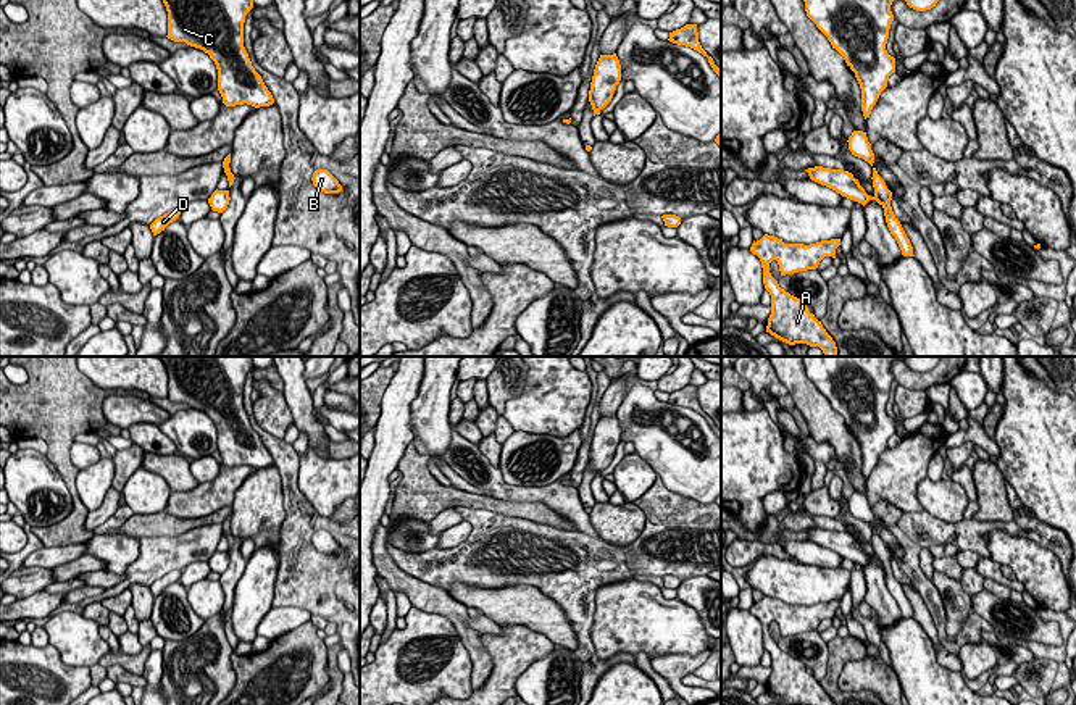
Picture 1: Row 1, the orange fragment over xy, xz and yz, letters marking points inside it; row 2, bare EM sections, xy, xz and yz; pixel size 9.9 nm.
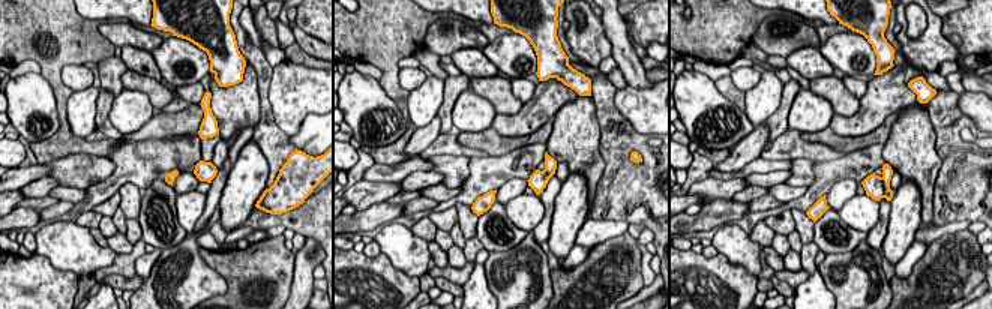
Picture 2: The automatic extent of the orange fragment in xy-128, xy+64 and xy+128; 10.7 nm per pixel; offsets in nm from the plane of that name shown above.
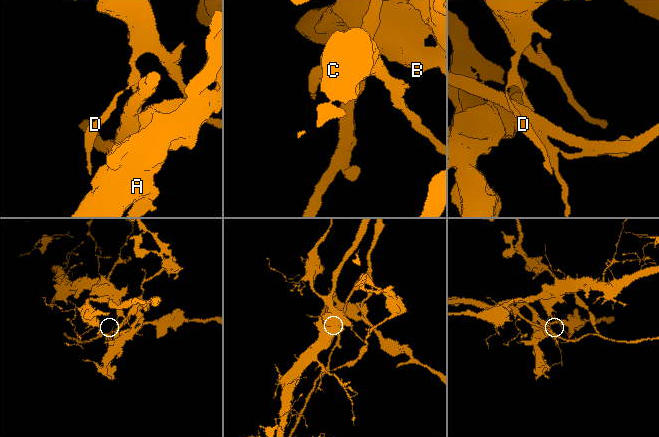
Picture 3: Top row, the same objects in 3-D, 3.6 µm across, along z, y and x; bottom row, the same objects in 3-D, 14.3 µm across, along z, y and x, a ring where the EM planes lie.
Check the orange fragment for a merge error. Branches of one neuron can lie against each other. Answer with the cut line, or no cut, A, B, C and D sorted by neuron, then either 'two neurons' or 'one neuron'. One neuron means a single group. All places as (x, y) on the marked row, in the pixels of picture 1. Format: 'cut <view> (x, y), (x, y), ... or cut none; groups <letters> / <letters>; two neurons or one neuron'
cut xy (229, 168), (226, 173); groups A B / C D; two neurons

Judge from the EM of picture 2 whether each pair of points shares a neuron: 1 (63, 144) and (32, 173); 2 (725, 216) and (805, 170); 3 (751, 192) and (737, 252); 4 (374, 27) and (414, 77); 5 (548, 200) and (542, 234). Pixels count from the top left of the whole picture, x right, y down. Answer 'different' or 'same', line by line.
1: different
2: same
3: different
4: different
5: same

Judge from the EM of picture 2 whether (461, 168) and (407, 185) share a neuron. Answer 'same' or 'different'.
same

